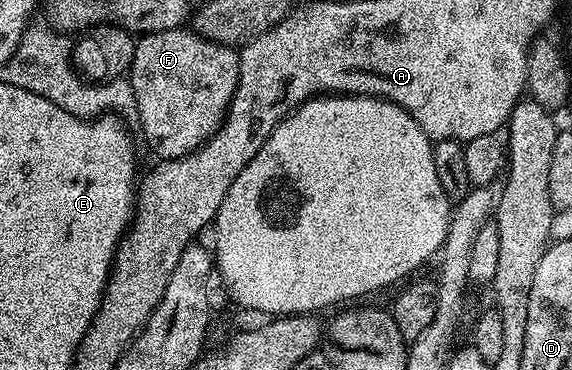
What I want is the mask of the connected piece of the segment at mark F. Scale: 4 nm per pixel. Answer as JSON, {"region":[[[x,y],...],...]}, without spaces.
{"region":[[[168,29],[160,33],[148,33],[135,42],[128,81],[134,90],[134,107],[142,122],[142,131],[154,151],[162,159],[178,159],[190,151],[202,147],[222,128],[226,110],[230,108],[238,84],[239,52],[232,47],[208,41],[193,29]]]}

